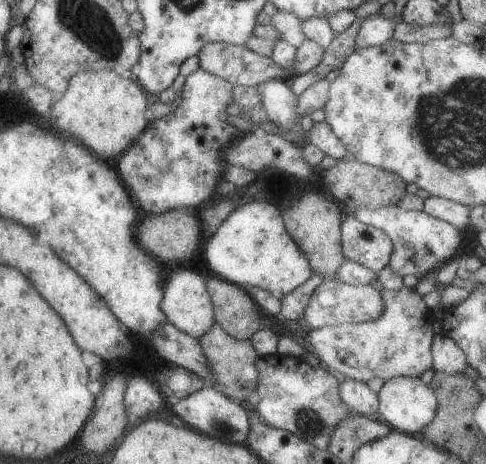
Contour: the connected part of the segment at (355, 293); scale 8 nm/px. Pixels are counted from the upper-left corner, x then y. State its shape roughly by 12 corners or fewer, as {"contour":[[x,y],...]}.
{"contour":[[324,278],[305,310],[312,329],[375,321],[372,285]]}

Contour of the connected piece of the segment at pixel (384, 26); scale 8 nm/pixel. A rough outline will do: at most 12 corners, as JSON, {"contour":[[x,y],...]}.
{"contour":[[381,12],[364,20],[356,49],[393,38],[396,21]]}

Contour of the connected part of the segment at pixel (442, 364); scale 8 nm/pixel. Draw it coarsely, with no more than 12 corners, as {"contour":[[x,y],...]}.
{"contour":[[445,332],[434,336],[433,368],[464,373],[464,351]]}

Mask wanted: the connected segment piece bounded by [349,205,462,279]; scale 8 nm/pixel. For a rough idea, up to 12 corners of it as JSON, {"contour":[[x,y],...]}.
{"contour":[[394,205],[349,213],[383,230],[390,270],[420,279],[456,258],[459,228]]}

